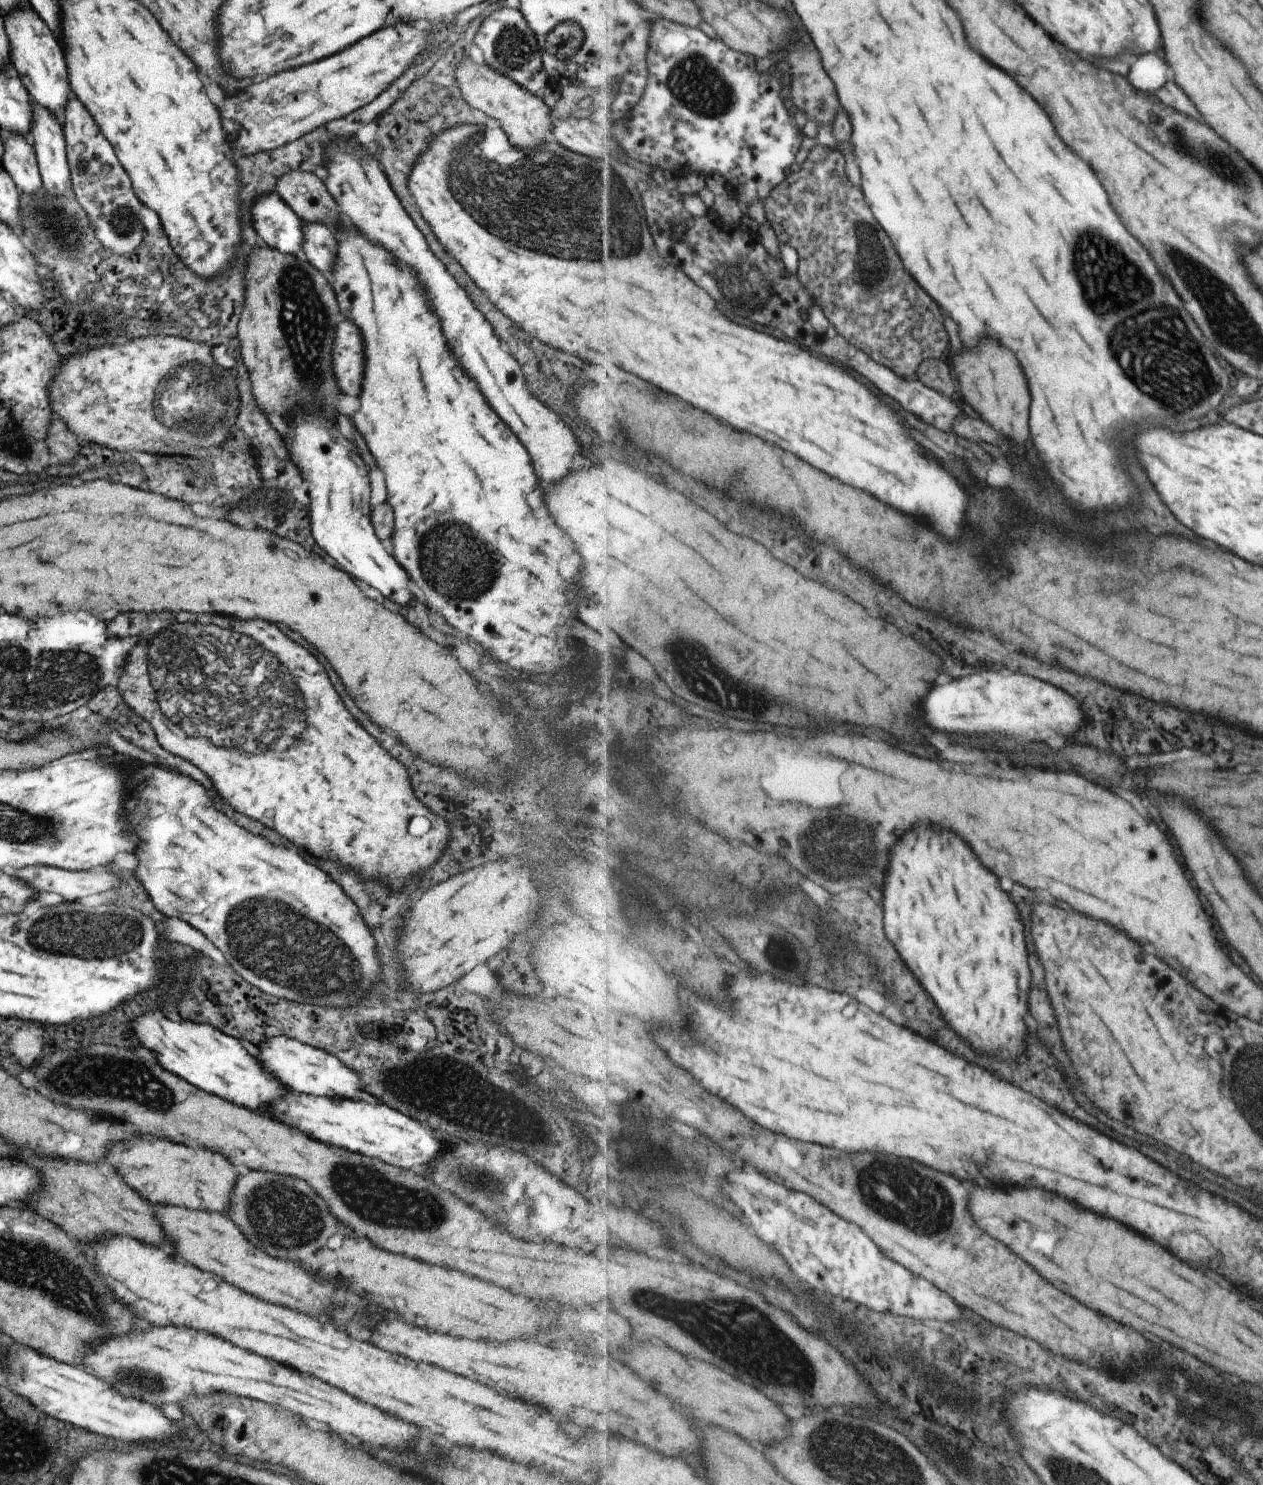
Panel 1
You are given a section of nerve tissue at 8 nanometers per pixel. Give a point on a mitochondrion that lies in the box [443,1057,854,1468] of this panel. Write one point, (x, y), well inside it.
(745, 1338)

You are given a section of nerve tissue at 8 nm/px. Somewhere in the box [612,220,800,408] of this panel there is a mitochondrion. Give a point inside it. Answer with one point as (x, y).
(746, 286)

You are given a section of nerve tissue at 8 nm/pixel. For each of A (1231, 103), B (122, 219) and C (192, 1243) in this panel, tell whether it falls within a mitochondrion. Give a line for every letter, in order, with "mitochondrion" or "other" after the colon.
A: other
B: mitochondrion
C: other

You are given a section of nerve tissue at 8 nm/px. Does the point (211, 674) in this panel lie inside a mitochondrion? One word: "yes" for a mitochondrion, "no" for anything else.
yes

